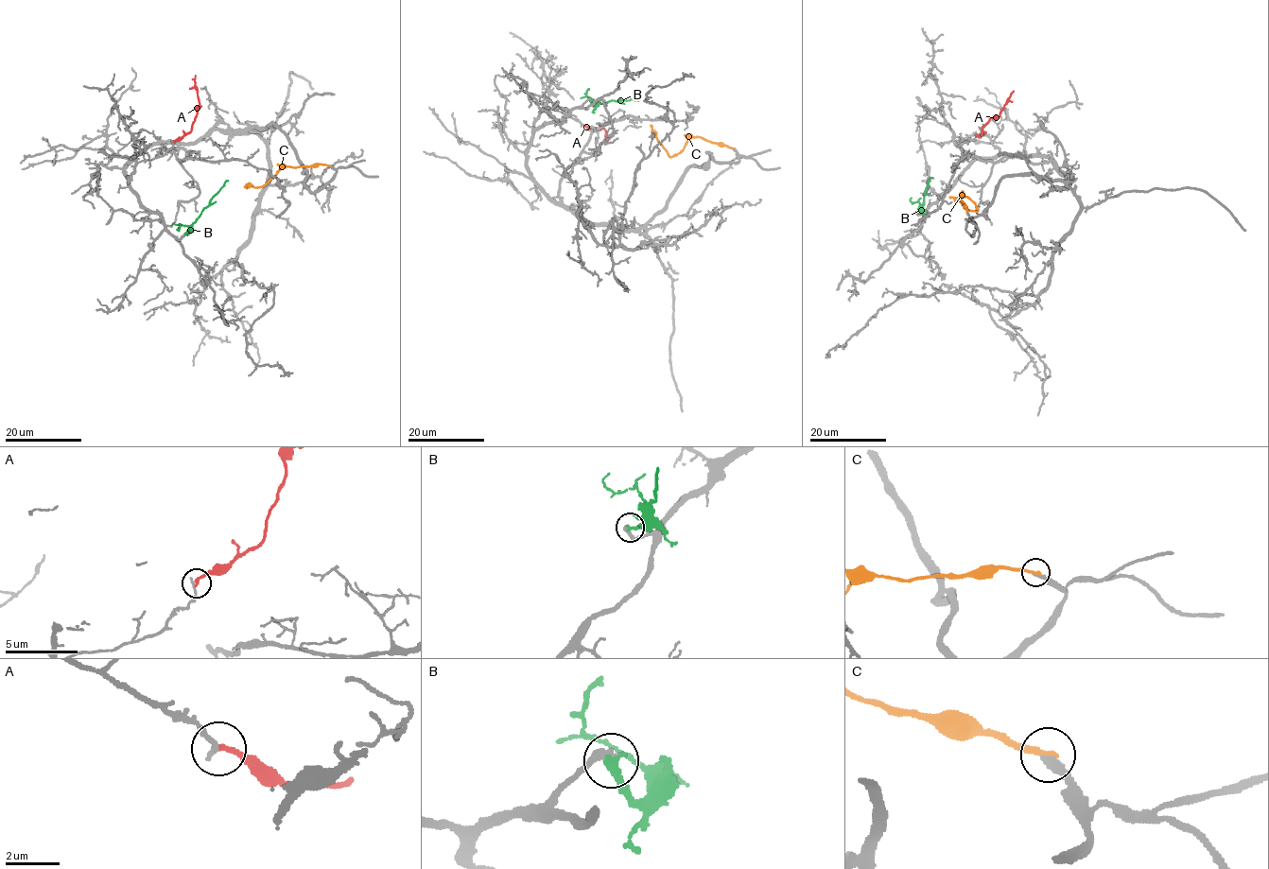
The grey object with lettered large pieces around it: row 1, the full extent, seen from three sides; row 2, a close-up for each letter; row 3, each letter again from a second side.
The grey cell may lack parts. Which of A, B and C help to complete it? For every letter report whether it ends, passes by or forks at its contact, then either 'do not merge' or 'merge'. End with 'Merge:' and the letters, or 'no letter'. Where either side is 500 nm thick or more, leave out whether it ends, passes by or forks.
A: it ends | do not merge
B: it ends | do not merge
C: it ends | do not merge
Merge: no letter

